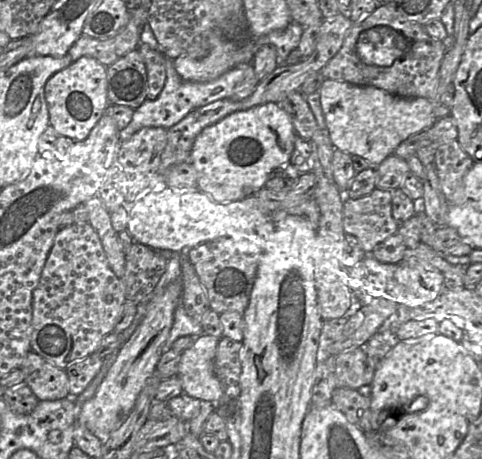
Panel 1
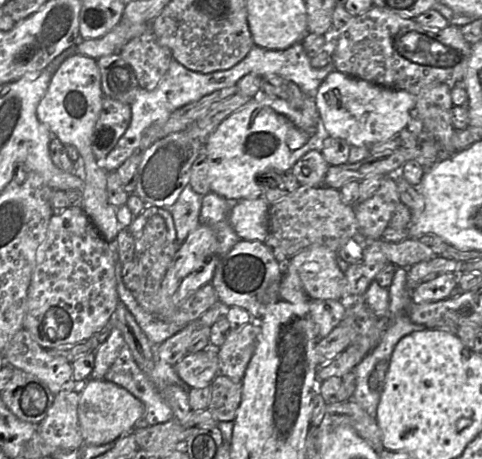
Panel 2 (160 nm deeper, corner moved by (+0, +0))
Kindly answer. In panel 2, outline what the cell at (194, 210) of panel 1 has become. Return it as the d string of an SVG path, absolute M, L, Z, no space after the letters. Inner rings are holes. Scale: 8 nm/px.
M264 198L235 199L236 204L230 211L229 221L235 233L241 240L263 242L269 234L269 207Z

